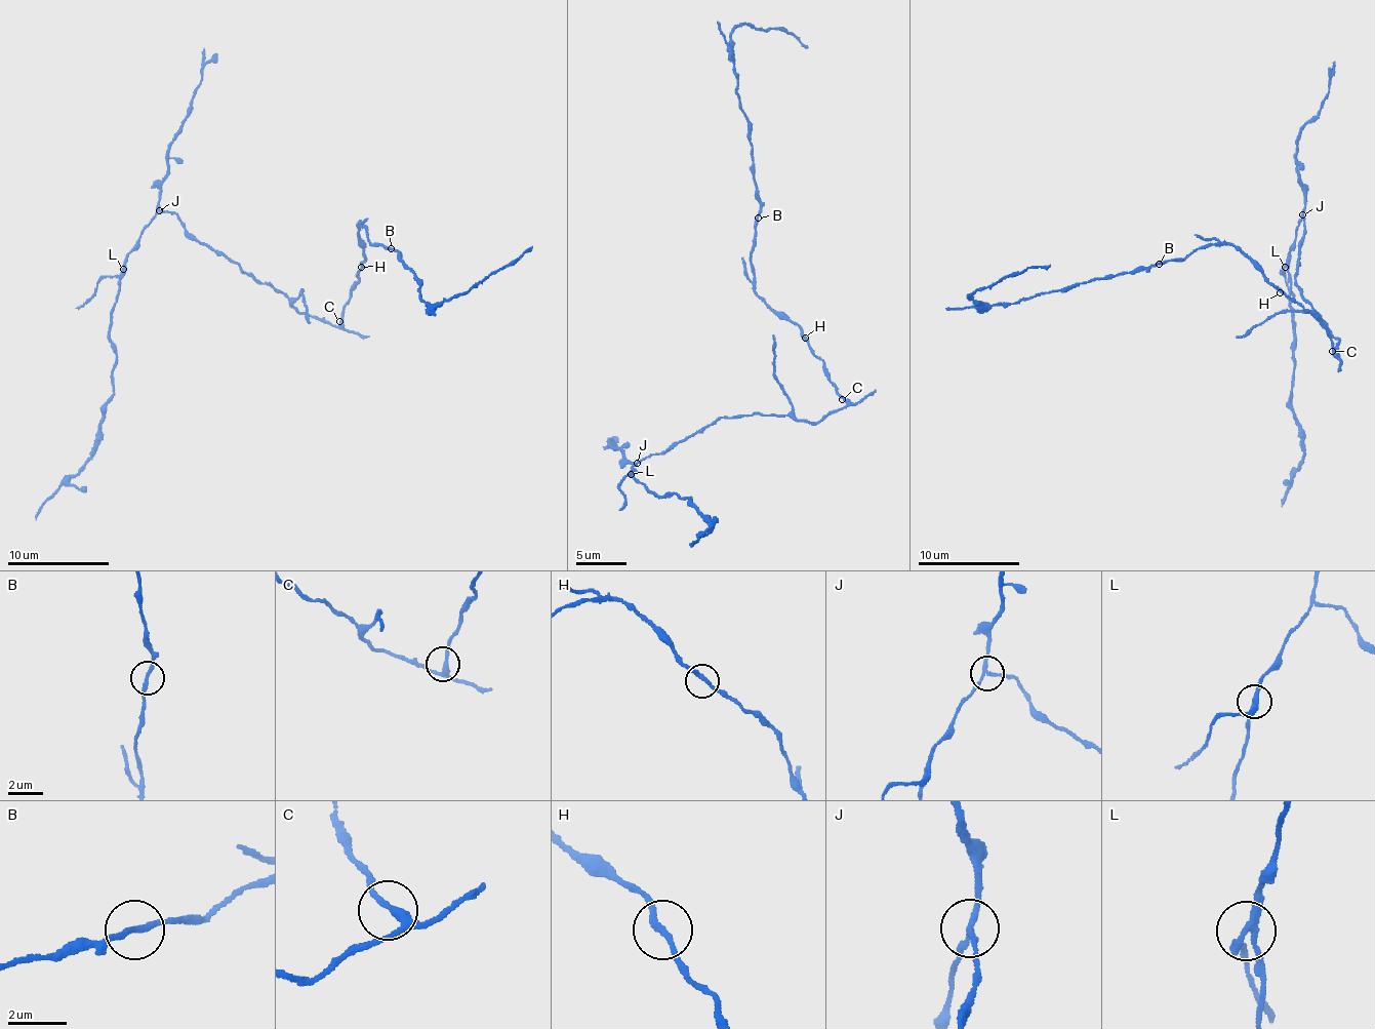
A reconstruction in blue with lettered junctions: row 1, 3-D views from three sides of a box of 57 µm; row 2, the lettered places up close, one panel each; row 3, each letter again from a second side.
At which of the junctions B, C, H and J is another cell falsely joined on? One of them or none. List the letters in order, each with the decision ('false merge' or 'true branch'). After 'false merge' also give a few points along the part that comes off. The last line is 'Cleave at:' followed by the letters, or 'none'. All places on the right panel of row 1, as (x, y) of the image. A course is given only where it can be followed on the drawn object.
B: true branch
C: true branch
H: true branch
J: false merge | (1303, 215), (1296, 231), (1289, 271), (1294, 330), (1291, 403), (1303, 457), (1282, 506)
Cleave at: J

